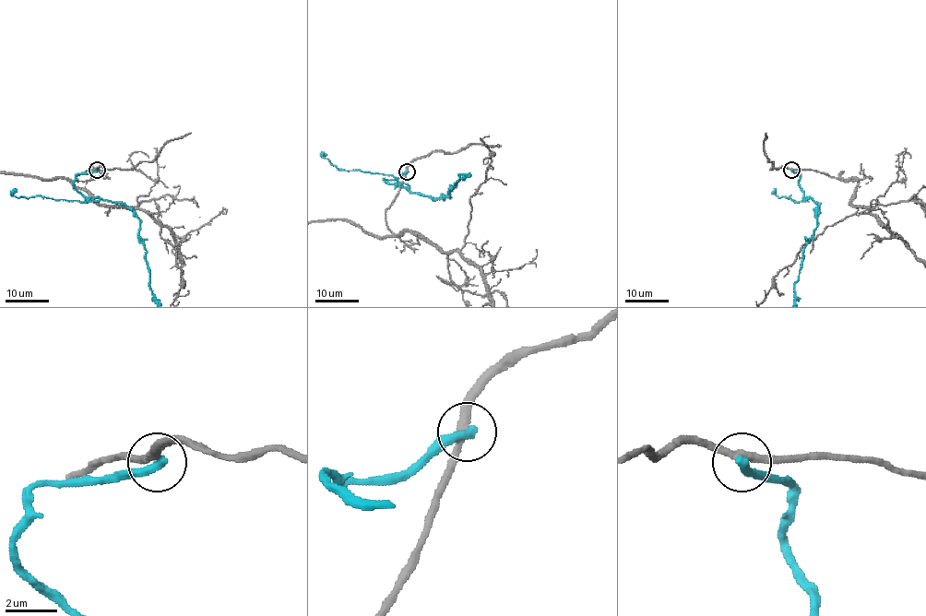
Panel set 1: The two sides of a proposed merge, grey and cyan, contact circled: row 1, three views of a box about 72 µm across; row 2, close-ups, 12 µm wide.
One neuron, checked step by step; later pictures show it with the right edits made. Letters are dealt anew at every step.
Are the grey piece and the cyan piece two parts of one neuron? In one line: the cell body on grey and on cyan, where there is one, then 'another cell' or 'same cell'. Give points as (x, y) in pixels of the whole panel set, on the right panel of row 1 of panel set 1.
no cell body on grey; no cell body on cyan; another cell

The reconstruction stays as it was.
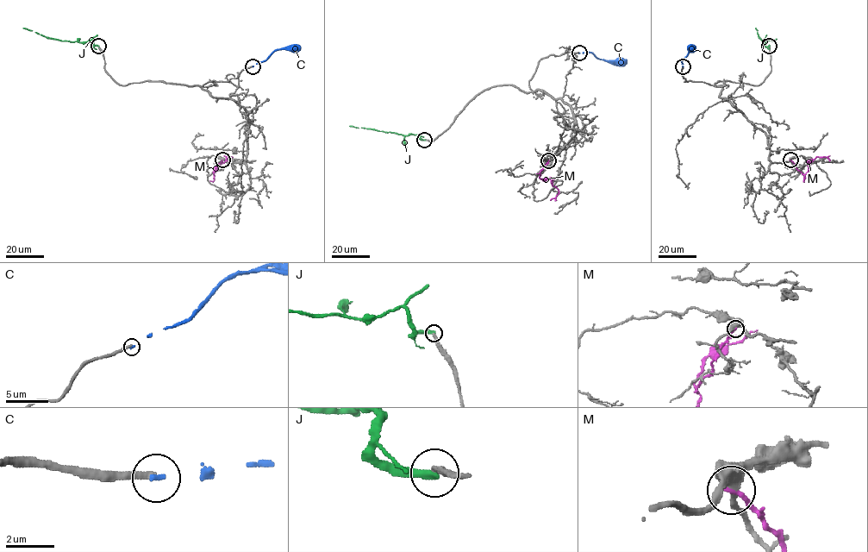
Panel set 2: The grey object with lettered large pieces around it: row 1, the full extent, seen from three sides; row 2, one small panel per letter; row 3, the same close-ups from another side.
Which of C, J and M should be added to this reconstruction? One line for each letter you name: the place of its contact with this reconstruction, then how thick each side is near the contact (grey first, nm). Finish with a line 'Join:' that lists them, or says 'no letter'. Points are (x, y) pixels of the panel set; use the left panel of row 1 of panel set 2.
Join: no letter

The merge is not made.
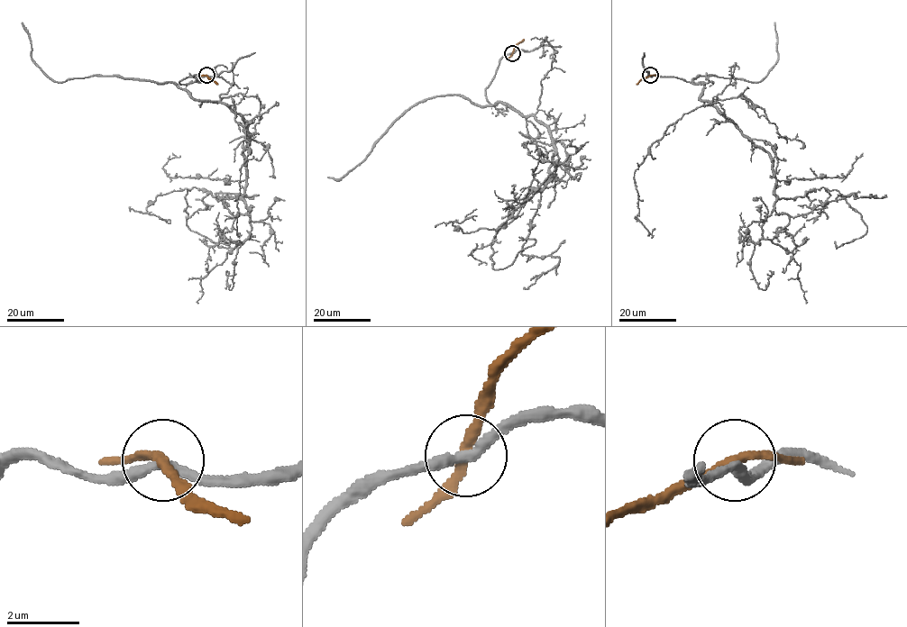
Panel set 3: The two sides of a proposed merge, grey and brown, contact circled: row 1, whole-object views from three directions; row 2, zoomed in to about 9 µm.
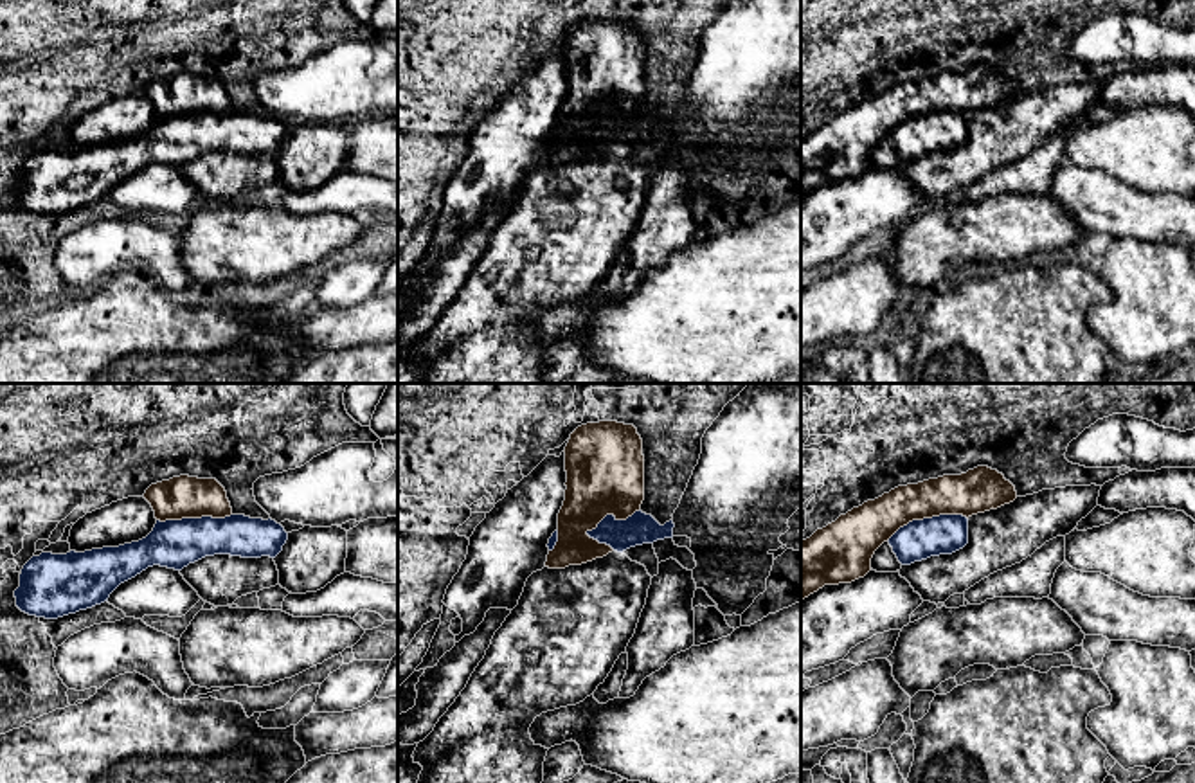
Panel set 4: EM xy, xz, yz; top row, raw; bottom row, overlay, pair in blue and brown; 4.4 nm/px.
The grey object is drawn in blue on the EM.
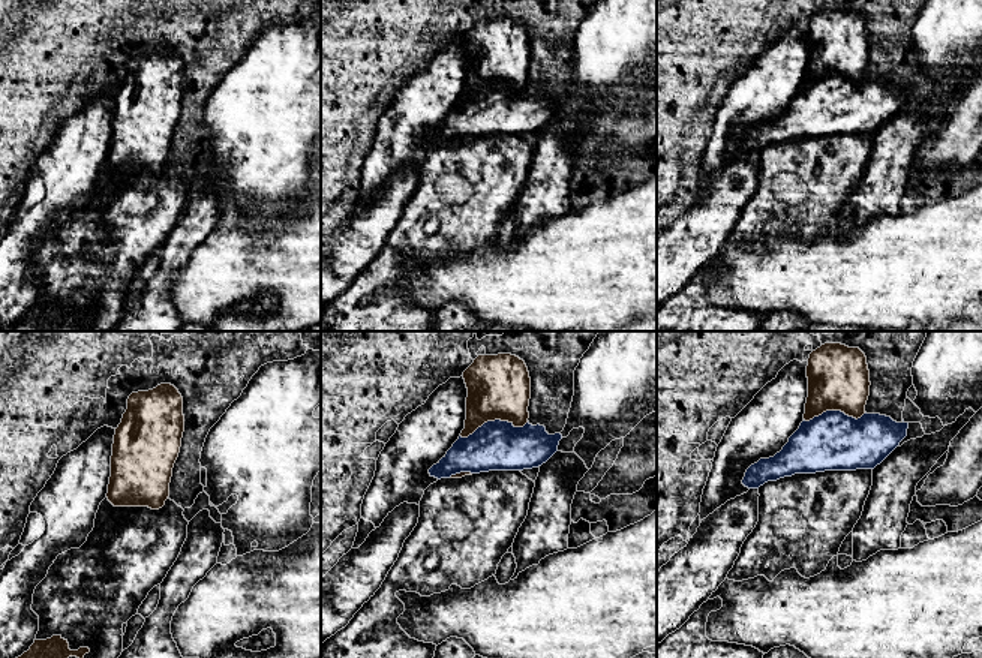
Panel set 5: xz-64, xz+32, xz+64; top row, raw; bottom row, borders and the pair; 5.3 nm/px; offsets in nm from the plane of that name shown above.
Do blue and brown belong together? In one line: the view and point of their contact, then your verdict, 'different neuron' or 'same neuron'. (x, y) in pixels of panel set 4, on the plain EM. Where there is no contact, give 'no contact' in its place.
meets blue in xz at (612, 112); different neuron

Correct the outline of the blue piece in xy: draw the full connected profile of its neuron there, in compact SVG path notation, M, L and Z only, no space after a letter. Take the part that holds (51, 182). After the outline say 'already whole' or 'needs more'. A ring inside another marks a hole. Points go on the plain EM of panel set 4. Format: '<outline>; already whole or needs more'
M268 115L157 117L153 128L131 140L67 151L41 149L22 166L16 203L36 214L58 216L108 198L124 178L153 162L182 167L205 153L275 155L288 137Z; already whole

